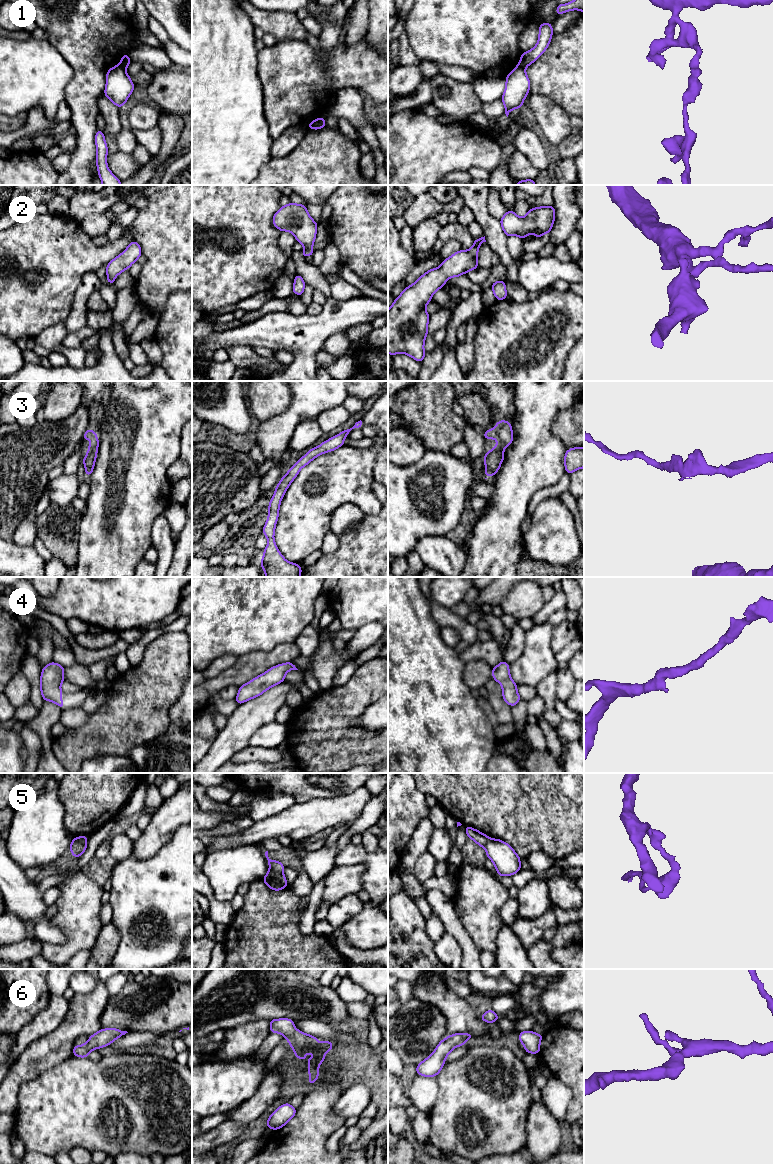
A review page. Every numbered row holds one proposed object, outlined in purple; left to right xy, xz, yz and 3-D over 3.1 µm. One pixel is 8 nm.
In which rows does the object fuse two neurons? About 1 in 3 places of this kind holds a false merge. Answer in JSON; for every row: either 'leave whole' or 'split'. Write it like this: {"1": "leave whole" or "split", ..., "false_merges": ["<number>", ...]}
{"1": "split", "2": "leave whole", "3": "leave whole", "4": "leave whole", "5": "split", "6": "leave whole", "false_merges": ["1", "5"]}

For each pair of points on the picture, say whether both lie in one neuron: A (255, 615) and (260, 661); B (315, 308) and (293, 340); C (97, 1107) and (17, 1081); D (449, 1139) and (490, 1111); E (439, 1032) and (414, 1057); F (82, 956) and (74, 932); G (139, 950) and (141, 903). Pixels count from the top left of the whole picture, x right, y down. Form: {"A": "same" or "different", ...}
{"A": "different", "B": "different", "C": "different", "D": "same", "E": "same", "F": "different", "G": "same"}

